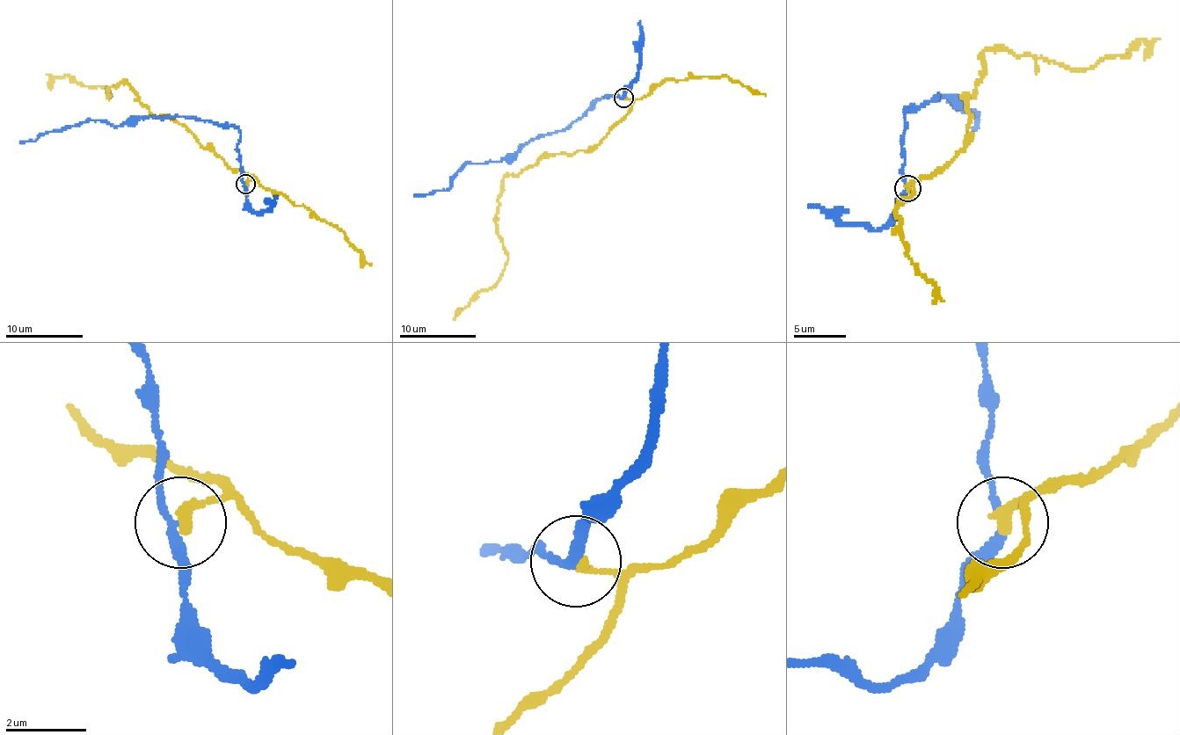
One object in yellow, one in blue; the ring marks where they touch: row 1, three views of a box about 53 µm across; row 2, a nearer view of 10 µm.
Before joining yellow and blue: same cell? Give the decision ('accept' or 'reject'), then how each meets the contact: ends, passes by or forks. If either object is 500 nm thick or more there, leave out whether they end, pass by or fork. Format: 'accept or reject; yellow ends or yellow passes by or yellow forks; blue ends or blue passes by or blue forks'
reject; yellow ends; blue passes by

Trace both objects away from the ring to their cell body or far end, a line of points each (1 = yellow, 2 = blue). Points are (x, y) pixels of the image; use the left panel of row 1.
1: (246, 185), (254, 177), (156, 116), (127, 83), (109, 96), (64, 74), (50, 90)
2: (245, 184), (243, 180), (239, 156), (238, 130), (189, 116), (129, 118), (118, 126), (86, 120), (20, 143)

